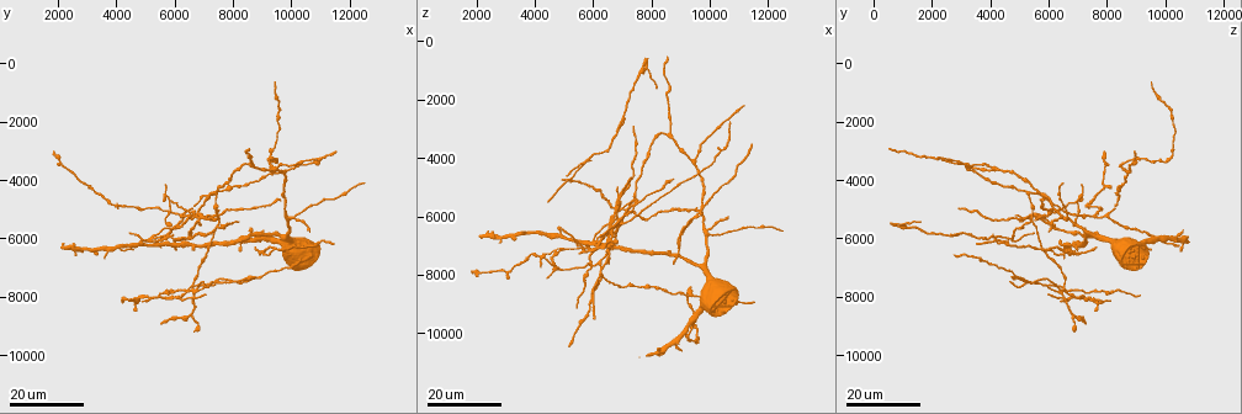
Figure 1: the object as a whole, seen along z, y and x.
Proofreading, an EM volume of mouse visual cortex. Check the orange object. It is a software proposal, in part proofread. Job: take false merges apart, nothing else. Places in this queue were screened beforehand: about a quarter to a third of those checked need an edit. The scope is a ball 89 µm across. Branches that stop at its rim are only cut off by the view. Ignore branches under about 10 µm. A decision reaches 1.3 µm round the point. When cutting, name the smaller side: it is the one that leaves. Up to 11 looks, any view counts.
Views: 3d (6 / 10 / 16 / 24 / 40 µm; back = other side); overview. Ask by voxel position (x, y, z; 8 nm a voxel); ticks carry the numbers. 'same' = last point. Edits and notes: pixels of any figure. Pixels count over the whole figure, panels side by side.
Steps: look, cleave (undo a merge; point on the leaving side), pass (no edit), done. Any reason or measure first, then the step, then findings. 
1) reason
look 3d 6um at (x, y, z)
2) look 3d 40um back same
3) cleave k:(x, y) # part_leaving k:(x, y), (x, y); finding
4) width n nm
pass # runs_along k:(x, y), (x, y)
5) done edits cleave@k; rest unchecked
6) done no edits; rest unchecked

branch point
look 3d 16um at (9400, 3600, 4100)

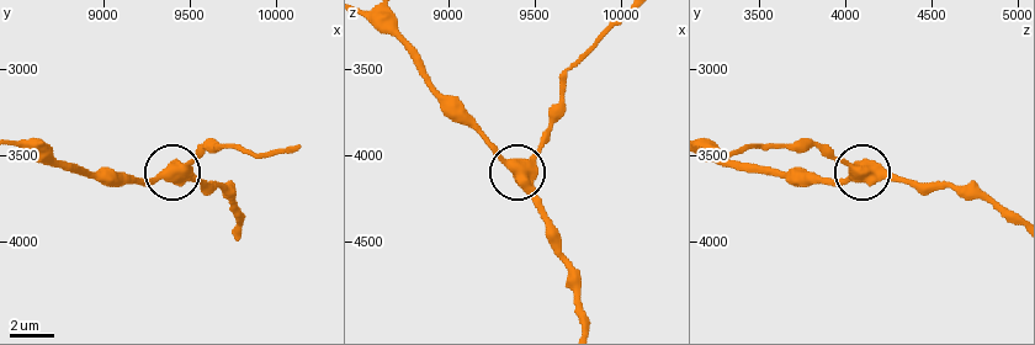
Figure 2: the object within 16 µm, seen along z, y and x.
closer look
look 3d 6um at (9460, 3560, 4040)

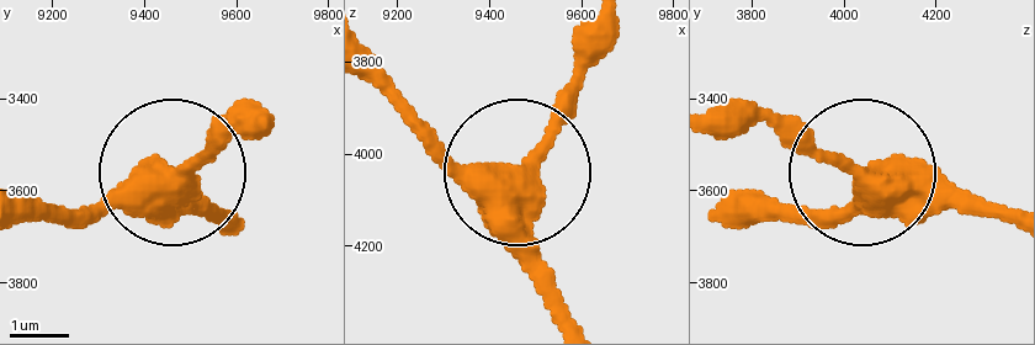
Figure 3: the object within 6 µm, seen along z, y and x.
look 3d 6um back at (9455, 3575, 4040)

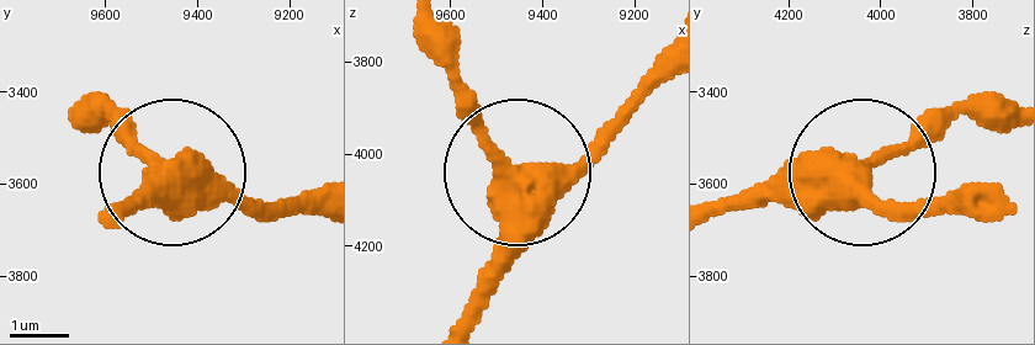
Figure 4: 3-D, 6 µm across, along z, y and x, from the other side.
side_arm 22 um
pass # runs_along 4:(451, 324), (515, 163), (451, 79); all the same cell

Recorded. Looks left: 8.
three arms meet
look 3d 16um at (8600, 3400, 3200)

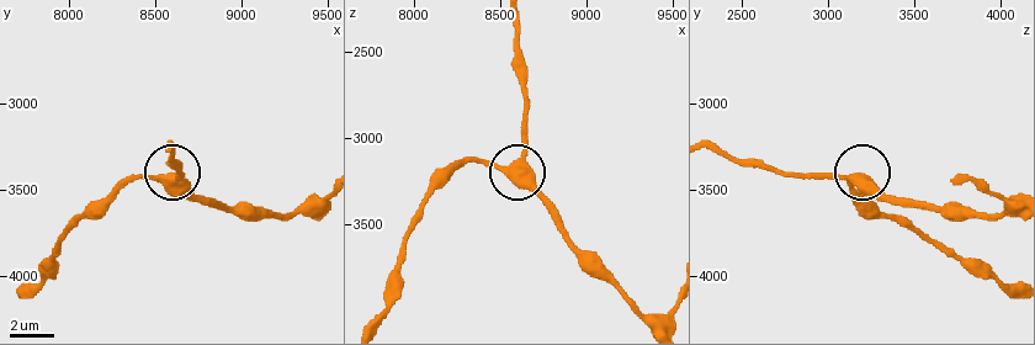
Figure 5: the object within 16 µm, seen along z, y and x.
zoom in
look 3d 10um at (8540, 3420, 3160)

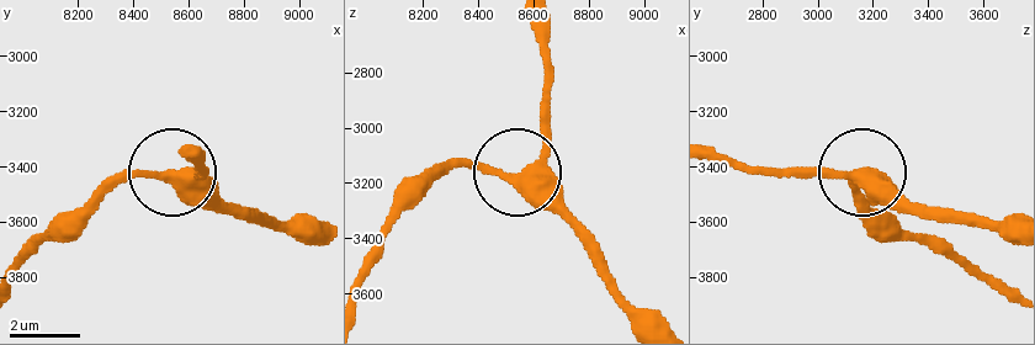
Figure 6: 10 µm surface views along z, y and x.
side_arm 24 um
pass # runs_along 6:(317, 233), (228, 212), (181, 174), (202, 171); all the same cell

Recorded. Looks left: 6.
look 3d 16um at (9900, 5200, 6600)

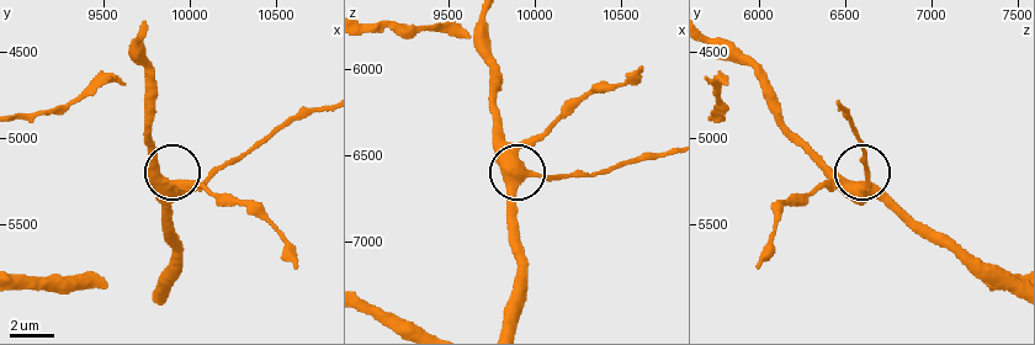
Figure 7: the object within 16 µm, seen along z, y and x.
look 3d 10um at (9980, 5320, 6620)

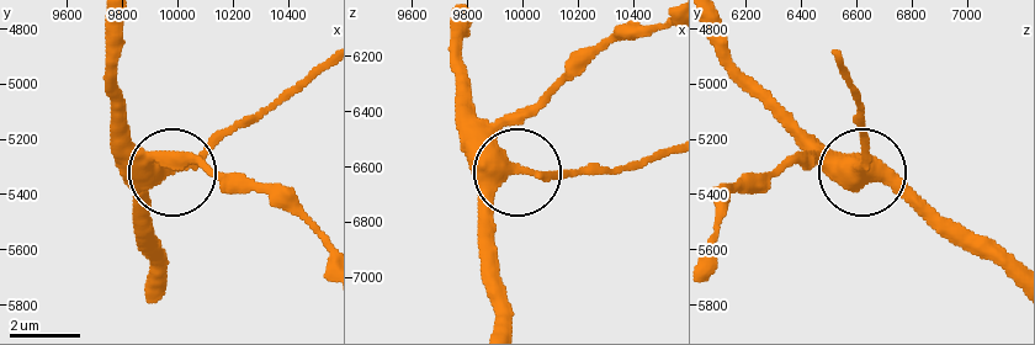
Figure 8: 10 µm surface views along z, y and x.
pass # runs_along 8:(1010, 274), (860, 174), (860, 117); all the same cell

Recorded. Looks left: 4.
three-way junction
look 3d 16um at (7400, 4500, 5200)

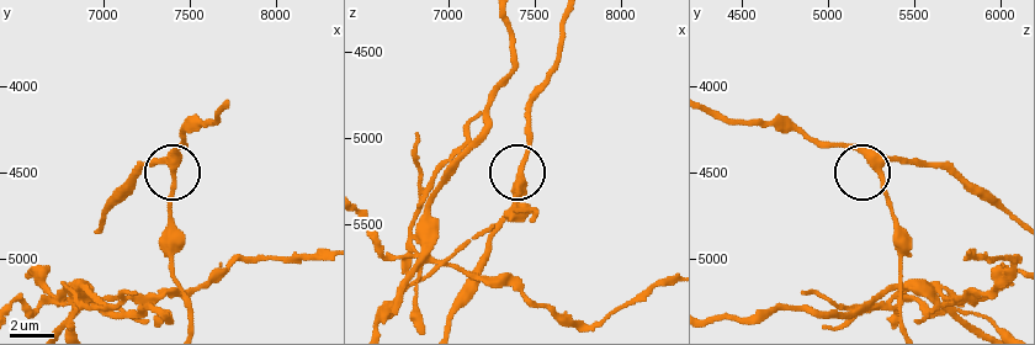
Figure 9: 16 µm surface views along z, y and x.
look 3d 6um at (7420, 4460, 5300)

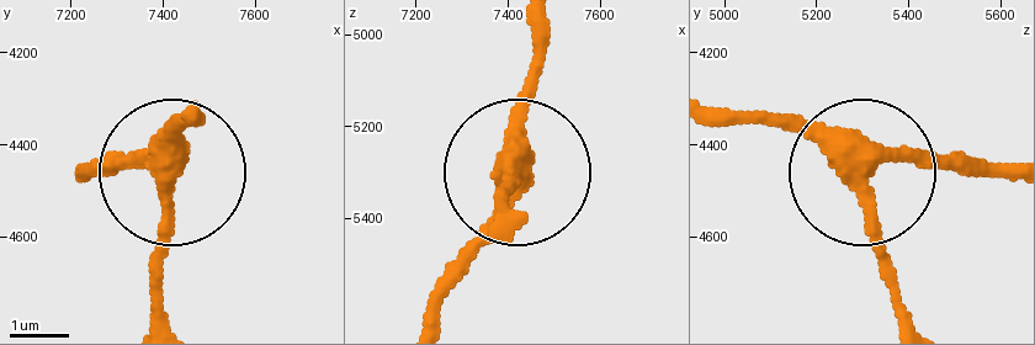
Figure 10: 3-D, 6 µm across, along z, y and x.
arms 3
pass # runs_along 10:(192, 104), (163, 222), (163, 306); continuous, no second cell

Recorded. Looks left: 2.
four or more arms meet
look 3d 24um at (6700, 7800, 6500)

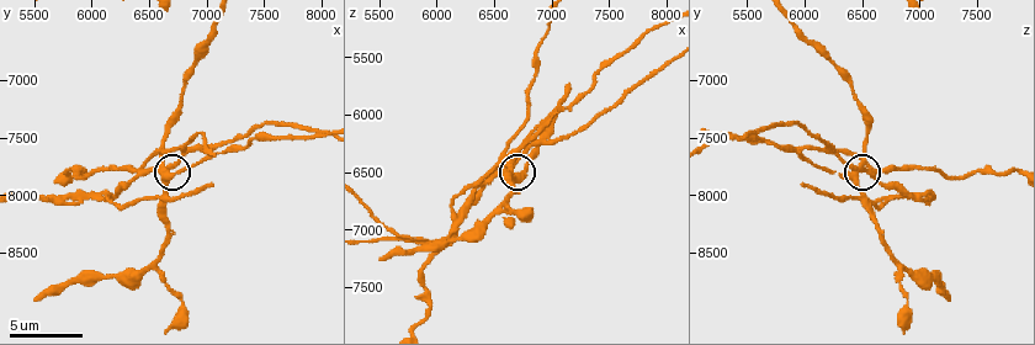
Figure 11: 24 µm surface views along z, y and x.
look 3d 10um at (6580, 7760, 6500)

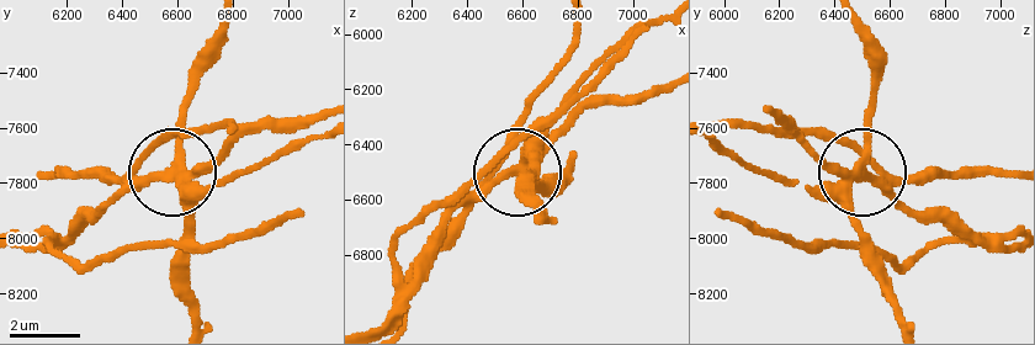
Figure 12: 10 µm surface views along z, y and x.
cleave 12:(136, 190) # part_leaving 12:(175, 174), (44, 174); a second cell is stuck on

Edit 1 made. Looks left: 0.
done edits cleave@12; rest unchecked

